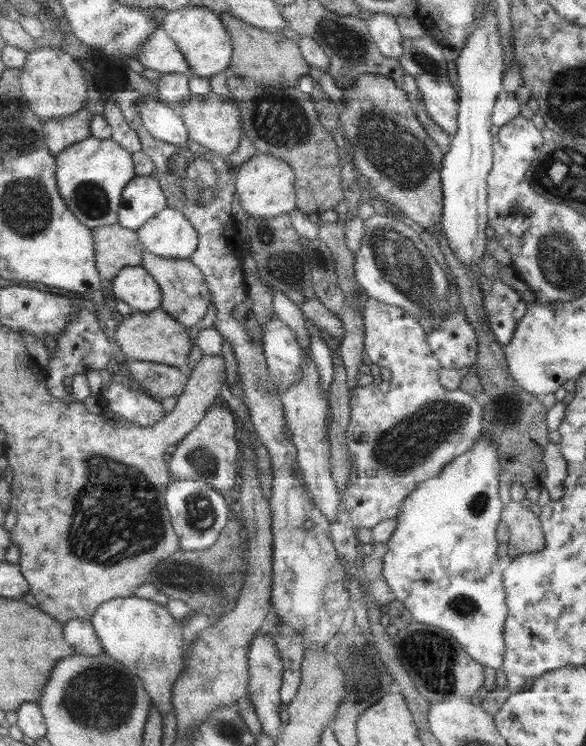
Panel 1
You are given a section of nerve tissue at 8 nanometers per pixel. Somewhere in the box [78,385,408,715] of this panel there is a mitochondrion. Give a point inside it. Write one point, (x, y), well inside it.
(365, 681)

